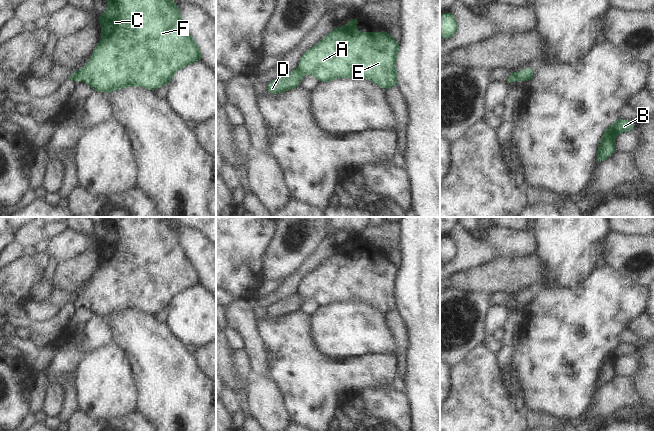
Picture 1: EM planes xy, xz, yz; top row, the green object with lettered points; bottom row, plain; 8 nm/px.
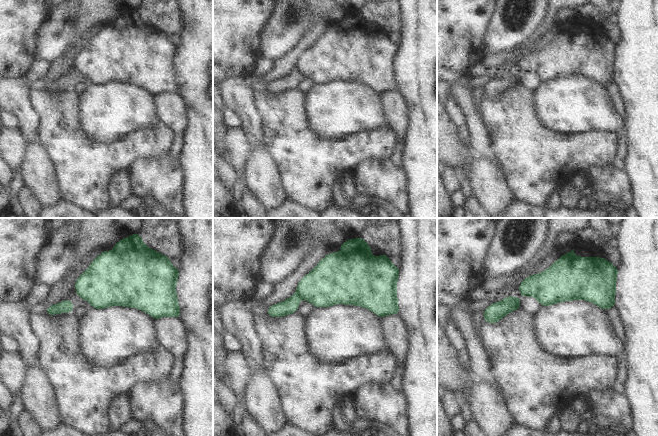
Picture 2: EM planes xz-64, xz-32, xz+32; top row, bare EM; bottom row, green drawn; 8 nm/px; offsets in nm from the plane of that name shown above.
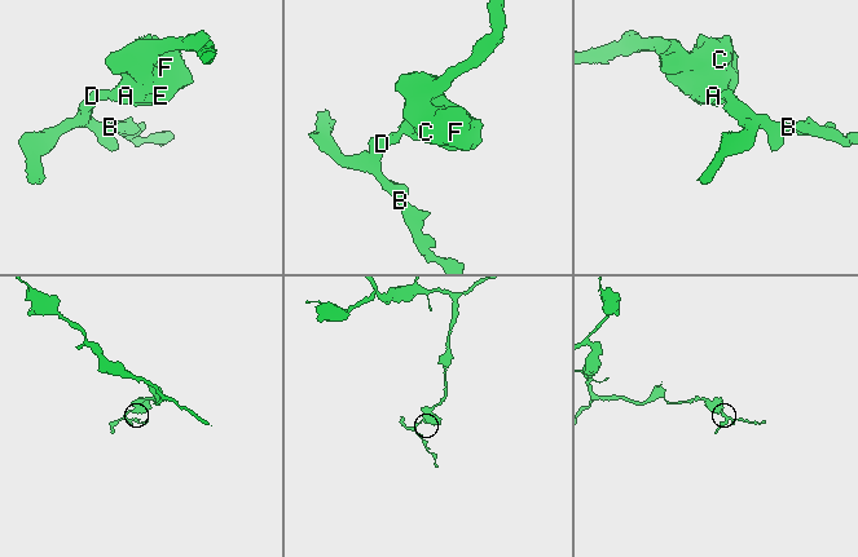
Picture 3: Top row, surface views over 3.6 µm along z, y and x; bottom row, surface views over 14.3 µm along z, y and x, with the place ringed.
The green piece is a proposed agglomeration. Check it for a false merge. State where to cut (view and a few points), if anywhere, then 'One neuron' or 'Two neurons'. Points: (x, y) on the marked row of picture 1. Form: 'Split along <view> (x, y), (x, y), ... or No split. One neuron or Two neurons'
Split along yz (517, 72), (518, 79). Two neurons.

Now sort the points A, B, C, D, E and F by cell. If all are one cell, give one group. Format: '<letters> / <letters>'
A C E F / B D

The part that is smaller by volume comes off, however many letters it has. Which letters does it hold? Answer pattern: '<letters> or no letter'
B, D

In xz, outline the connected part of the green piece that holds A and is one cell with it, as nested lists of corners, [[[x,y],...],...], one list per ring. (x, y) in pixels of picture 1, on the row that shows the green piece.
[[[353,18],[344,27],[334,29],[321,42],[304,53],[298,64],[303,74],[311,74],[320,82],[336,78],[366,78],[385,90],[399,86],[396,73],[396,57],[400,43],[396,42],[387,31],[356,32],[358,18]]]

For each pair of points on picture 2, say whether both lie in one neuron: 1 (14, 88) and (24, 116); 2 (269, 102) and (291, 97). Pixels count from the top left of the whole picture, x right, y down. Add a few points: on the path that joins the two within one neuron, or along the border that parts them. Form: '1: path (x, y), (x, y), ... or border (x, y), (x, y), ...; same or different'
1: path (14, 95), (24, 109); same
2: path (274, 102), (286, 102); same

